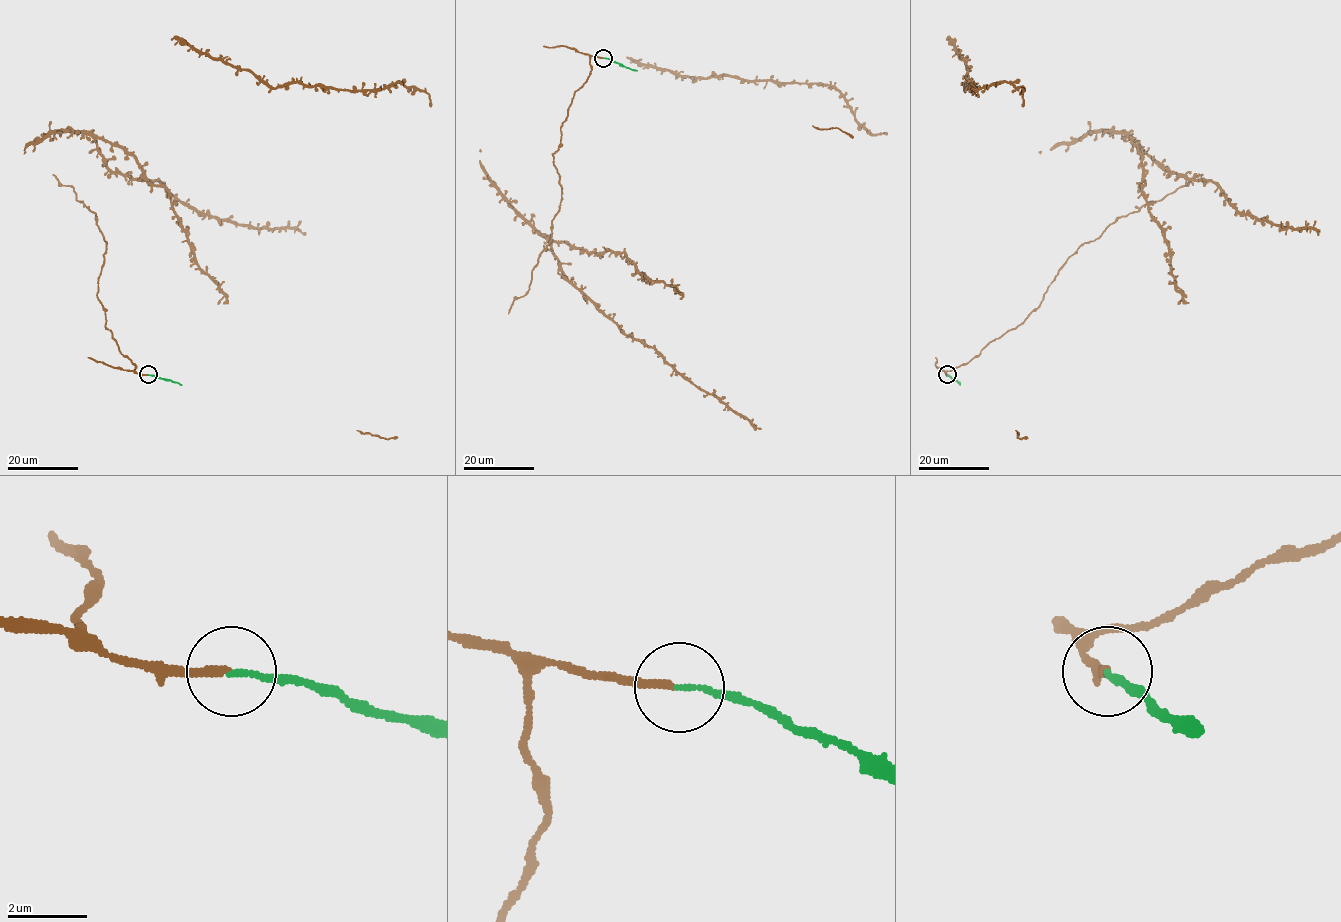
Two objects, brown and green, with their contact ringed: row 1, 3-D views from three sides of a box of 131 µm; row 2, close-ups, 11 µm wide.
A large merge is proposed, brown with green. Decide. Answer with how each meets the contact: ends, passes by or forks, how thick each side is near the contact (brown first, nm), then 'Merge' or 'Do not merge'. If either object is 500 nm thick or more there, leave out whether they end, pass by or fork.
At the ring brown ends. At the ring green ends. Thickness 200 nm (brown) against 130 nm. Merge

